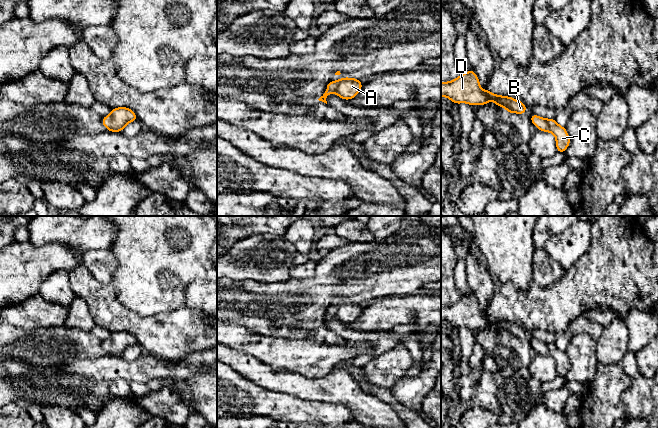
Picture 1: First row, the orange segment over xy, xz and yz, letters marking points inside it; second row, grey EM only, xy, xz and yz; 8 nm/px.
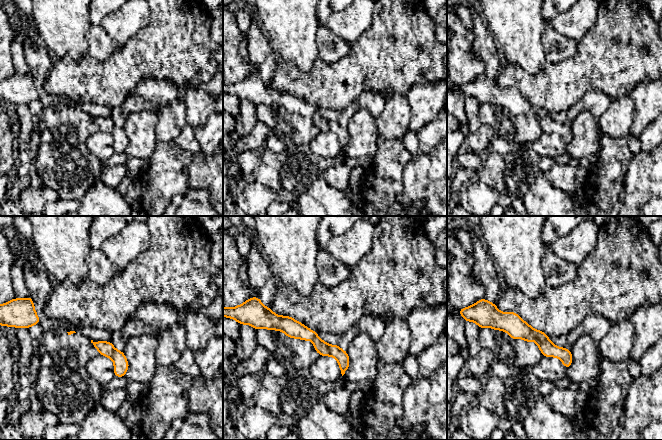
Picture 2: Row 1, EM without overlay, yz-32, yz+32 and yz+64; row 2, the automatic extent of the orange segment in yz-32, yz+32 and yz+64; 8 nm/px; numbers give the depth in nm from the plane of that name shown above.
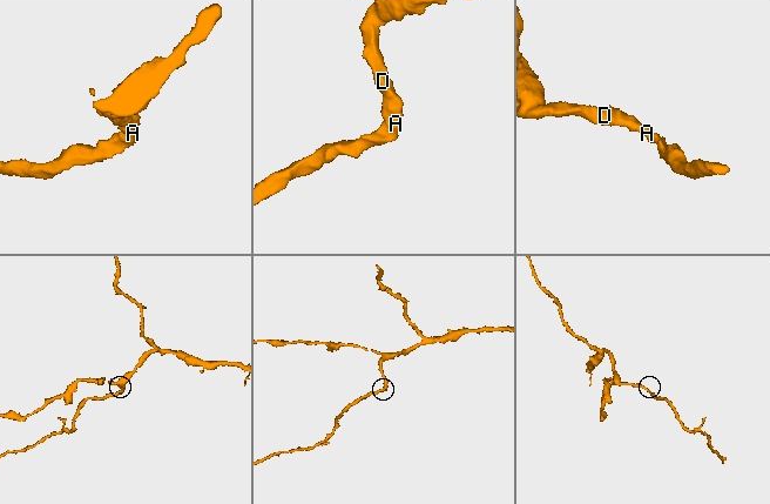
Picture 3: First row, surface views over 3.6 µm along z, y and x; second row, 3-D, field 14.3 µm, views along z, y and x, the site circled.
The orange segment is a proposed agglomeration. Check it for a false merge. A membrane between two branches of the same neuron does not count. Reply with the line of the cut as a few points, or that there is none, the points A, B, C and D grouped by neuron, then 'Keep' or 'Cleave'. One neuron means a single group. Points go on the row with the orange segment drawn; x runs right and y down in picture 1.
No split. Groups: A B C D. Keep

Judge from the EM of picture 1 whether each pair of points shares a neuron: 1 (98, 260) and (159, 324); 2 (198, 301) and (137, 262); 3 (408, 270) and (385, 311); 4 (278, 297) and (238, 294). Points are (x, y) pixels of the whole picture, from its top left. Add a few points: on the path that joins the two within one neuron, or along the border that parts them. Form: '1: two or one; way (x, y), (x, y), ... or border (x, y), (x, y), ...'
1: two; border (89, 271), (99, 281), (110, 283)
2: two; border (205, 279), (196, 279), (187, 286), (184, 305)
3: two; border (414, 293), (393, 296)
4: one; way (268, 297), (248, 297)

